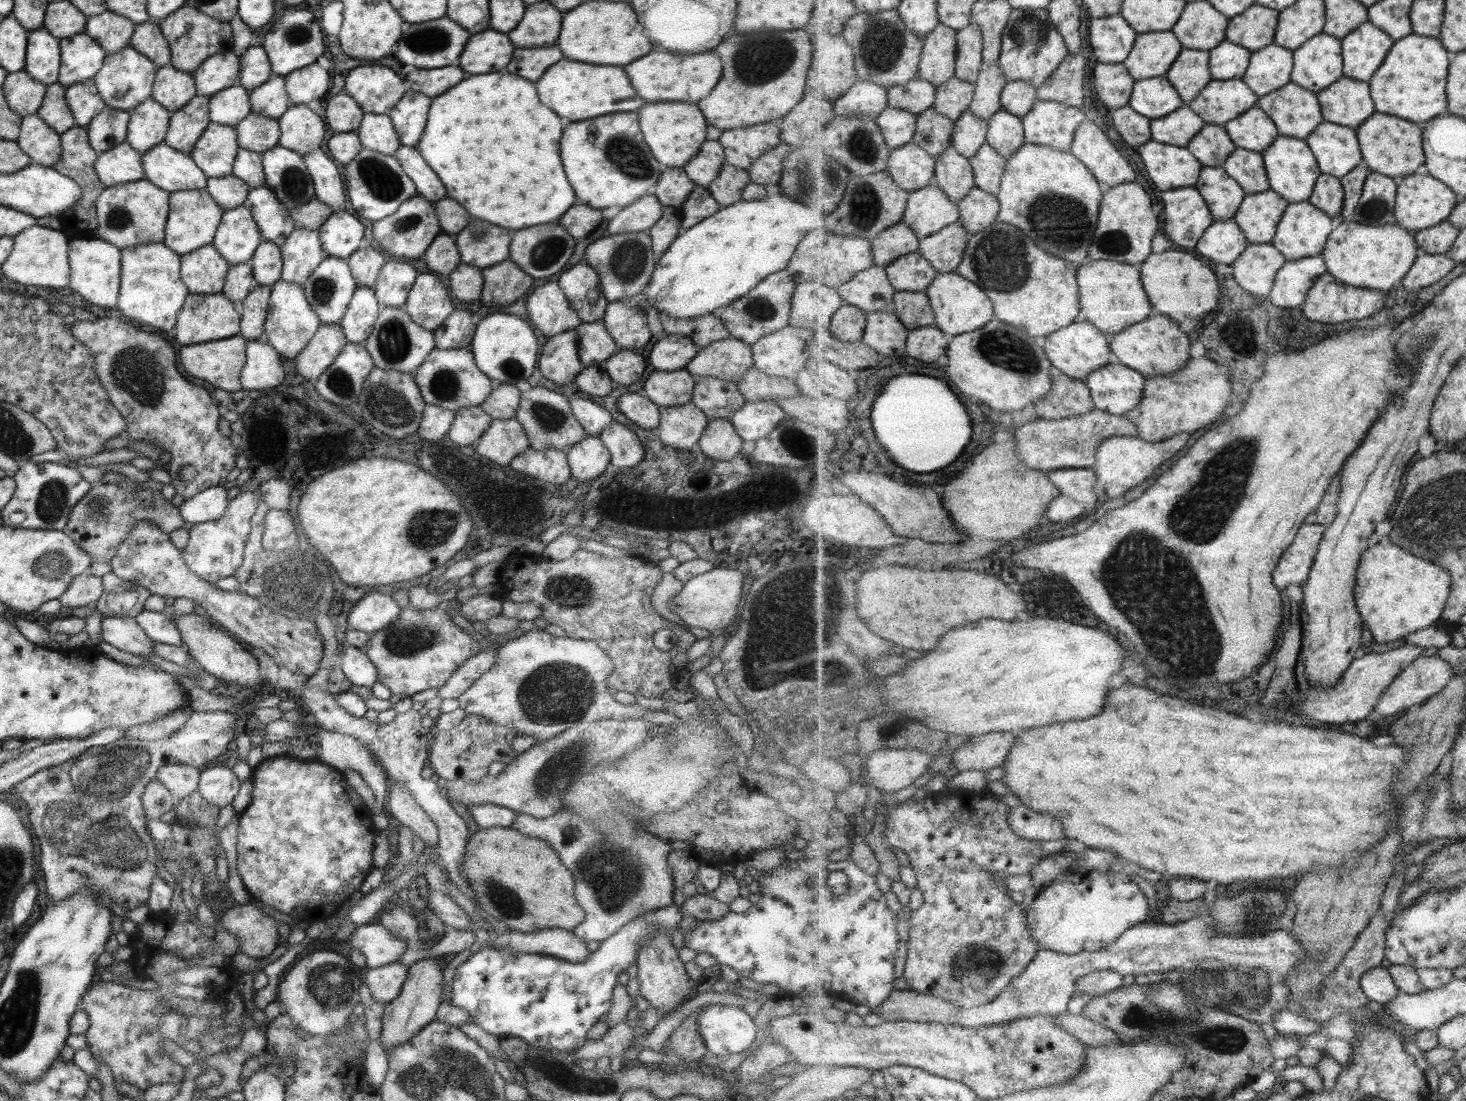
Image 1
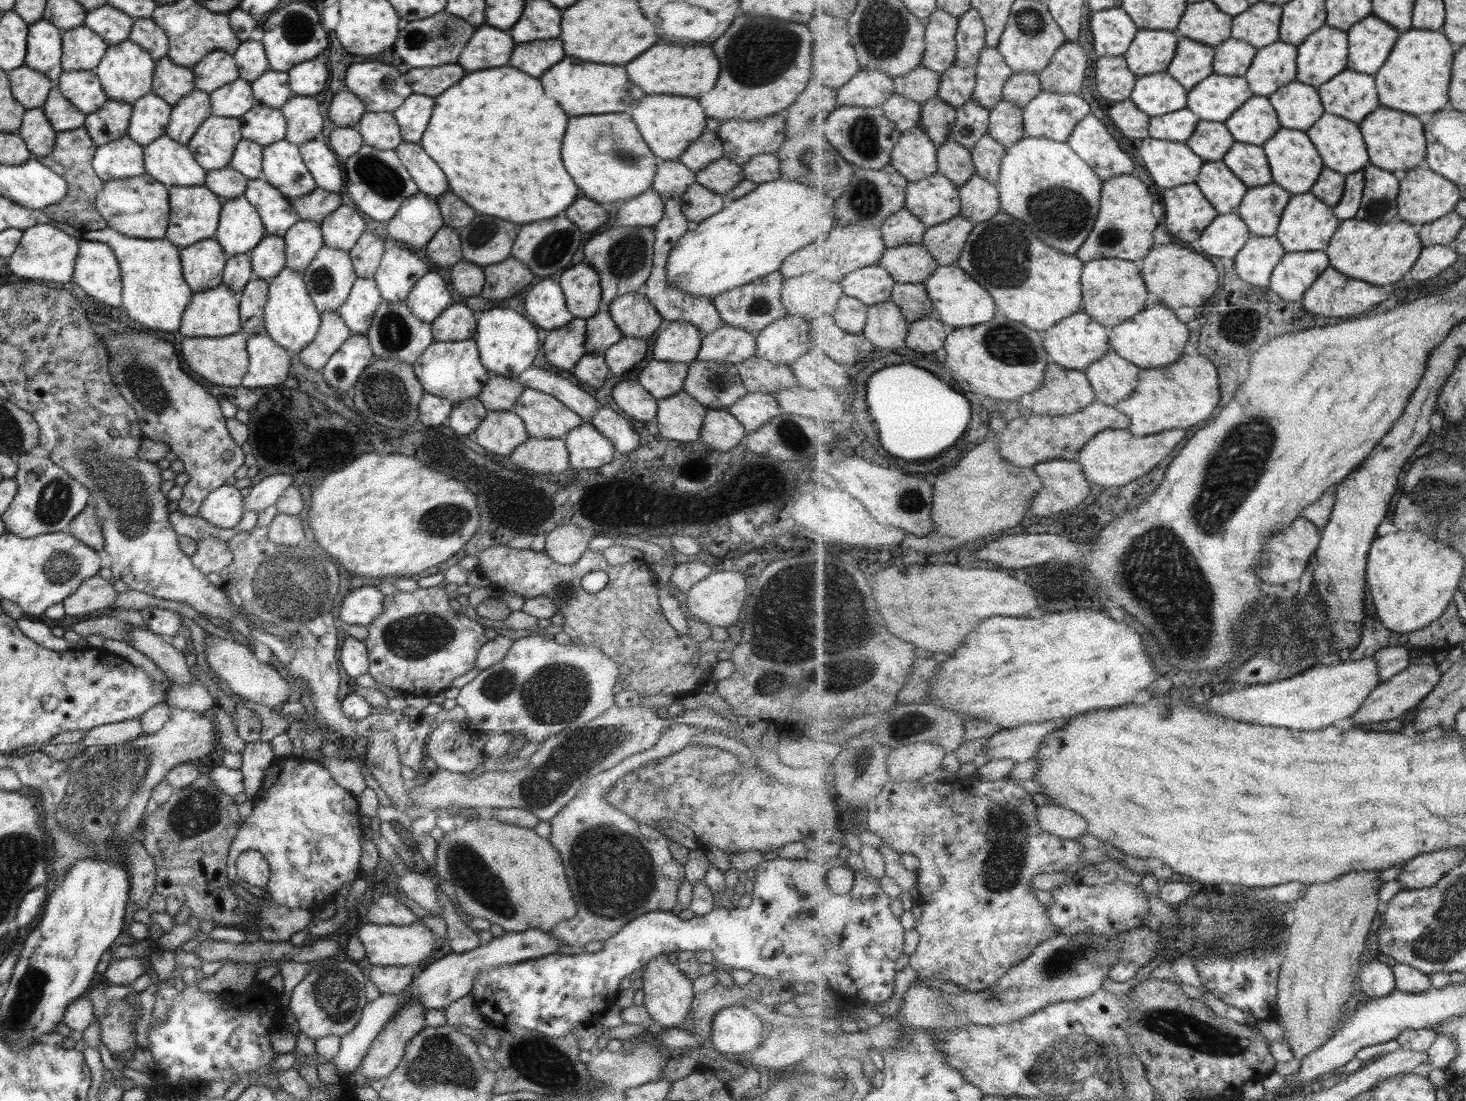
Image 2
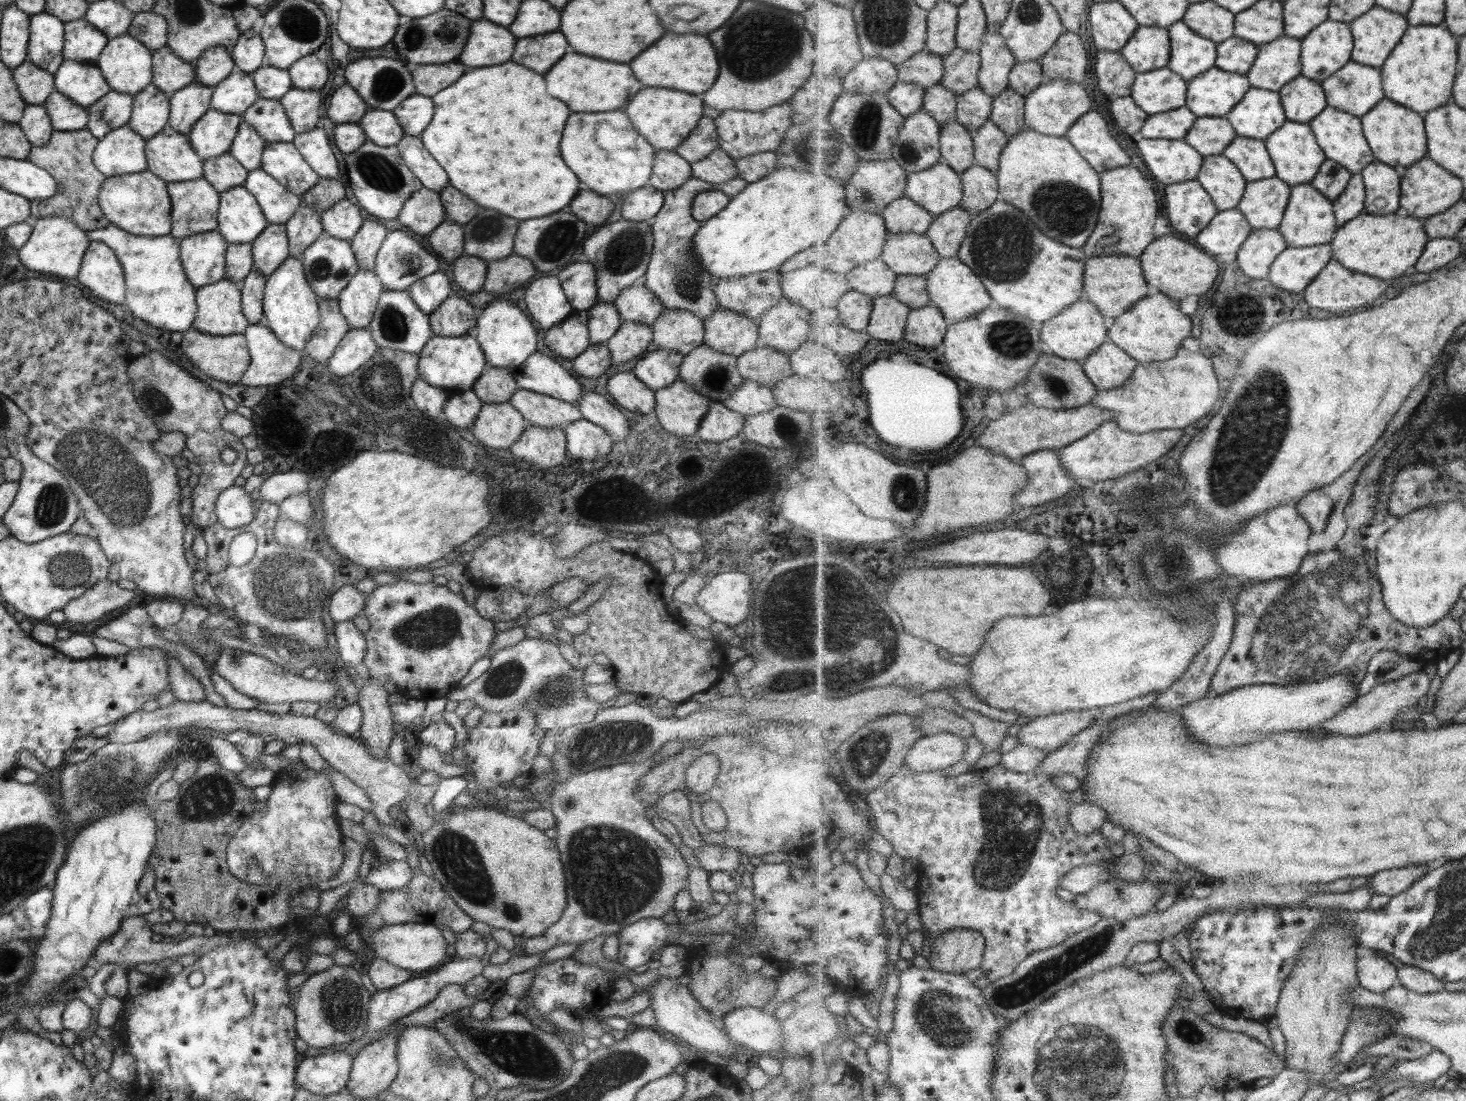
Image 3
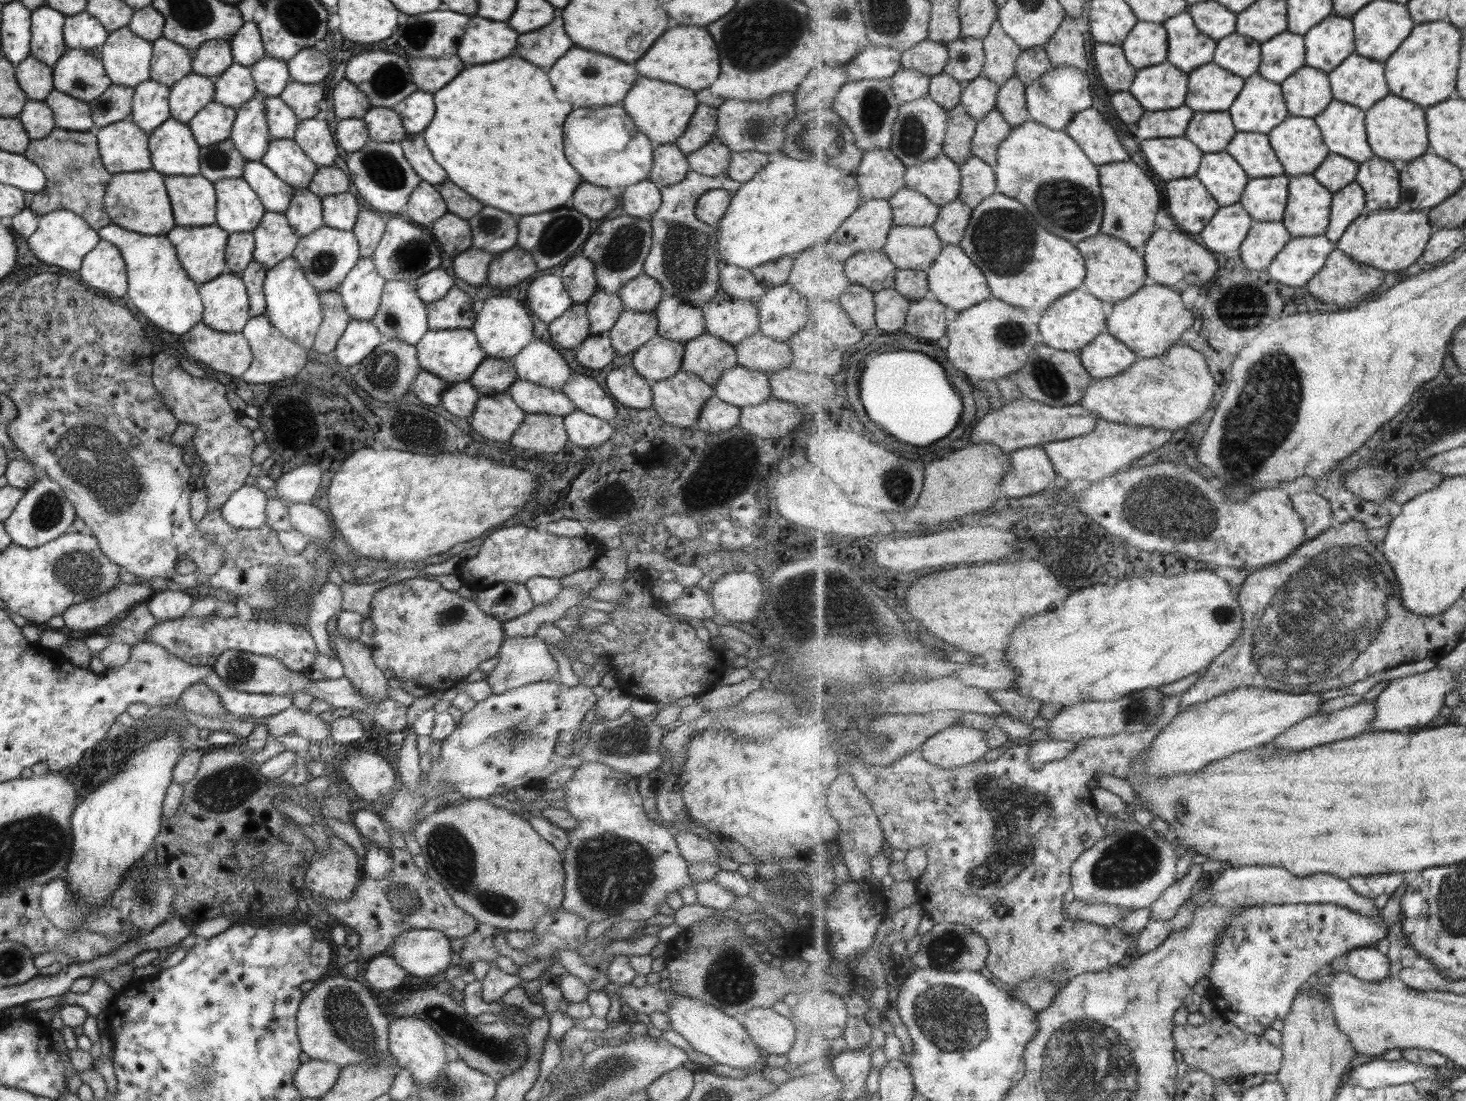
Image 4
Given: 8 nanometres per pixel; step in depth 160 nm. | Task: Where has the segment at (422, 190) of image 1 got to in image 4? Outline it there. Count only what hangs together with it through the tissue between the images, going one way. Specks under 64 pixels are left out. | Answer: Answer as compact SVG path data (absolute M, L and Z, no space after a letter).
M406 134L400 142L400 147L405 160L420 180L434 187L445 180L445 172L431 160L429 149L420 134Z

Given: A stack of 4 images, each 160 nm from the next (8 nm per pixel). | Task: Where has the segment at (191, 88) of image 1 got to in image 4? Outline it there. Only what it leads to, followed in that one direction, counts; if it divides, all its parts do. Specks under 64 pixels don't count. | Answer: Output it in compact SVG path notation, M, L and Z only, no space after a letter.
M162 36L152 41L151 46L153 56L150 58L150 80L171 88L192 73L193 55L190 51Z

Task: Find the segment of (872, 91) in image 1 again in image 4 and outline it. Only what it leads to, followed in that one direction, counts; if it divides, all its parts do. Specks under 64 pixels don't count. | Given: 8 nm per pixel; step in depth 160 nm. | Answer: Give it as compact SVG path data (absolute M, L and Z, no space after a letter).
M869 45L846 65L850 82L892 78L902 67L902 54L903 52L888 46Z

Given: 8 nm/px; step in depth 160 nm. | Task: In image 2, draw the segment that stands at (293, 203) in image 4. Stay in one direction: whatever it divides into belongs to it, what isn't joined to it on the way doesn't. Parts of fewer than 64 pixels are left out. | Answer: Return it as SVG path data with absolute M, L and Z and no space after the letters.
M299 220L282 236L285 264L289 270L301 273L324 245L319 224L312 220Z

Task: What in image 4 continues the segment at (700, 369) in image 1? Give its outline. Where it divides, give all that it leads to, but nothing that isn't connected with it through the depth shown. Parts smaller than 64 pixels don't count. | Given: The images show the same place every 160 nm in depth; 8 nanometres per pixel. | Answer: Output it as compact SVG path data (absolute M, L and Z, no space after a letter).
M720 288L700 309L704 332L733 346L758 331L756 306L749 300L733 298Z

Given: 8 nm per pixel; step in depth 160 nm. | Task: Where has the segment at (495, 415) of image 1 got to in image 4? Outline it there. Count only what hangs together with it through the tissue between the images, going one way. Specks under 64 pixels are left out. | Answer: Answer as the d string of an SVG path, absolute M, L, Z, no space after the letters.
M485 356L468 381L484 397L507 393L516 379L512 359Z

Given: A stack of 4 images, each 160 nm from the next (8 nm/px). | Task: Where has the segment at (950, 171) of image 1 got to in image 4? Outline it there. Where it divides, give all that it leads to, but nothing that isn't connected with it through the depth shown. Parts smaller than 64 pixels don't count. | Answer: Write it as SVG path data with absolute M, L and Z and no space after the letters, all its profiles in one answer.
M962 103L948 113L948 131L944 142L944 153L957 164L965 164L973 155L972 140L976 135L978 120L967 112Z

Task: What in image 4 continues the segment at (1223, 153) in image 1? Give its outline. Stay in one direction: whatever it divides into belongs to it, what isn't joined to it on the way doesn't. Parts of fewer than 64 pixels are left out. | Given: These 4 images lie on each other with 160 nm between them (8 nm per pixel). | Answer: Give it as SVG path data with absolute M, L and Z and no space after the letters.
M1230 111L1195 112L1186 137L1204 153L1225 151L1238 133Z

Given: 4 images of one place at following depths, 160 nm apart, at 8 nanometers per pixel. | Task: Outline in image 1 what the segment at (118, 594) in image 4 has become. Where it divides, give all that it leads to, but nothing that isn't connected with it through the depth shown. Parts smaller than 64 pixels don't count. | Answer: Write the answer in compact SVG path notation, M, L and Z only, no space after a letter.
M83 572L79 576L75 576L71 580L71 584L64 588L58 601L60 606L65 606L65 608L83 607L97 602L102 593L100 577L94 577L87 574L87 572Z

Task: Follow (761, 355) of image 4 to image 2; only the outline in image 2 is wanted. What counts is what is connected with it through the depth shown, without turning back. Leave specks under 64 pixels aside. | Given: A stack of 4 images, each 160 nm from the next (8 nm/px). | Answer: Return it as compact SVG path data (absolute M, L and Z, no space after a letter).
M752 356L736 365L738 377L747 392L774 394L797 385L789 365Z

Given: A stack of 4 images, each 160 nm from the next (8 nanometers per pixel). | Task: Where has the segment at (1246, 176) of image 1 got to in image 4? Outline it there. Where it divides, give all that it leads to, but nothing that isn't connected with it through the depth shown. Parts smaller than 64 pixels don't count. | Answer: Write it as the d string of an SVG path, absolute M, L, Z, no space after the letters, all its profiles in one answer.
M1241 132L1233 137L1226 151L1237 160L1252 178L1286 174L1284 164L1272 147L1270 136L1260 132Z

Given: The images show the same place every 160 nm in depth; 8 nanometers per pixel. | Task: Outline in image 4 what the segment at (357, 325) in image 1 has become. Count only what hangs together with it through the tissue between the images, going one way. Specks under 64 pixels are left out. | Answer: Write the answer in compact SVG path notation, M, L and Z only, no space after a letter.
M372 257L357 259L336 290L351 319L370 321L373 318L384 282L374 269Z

